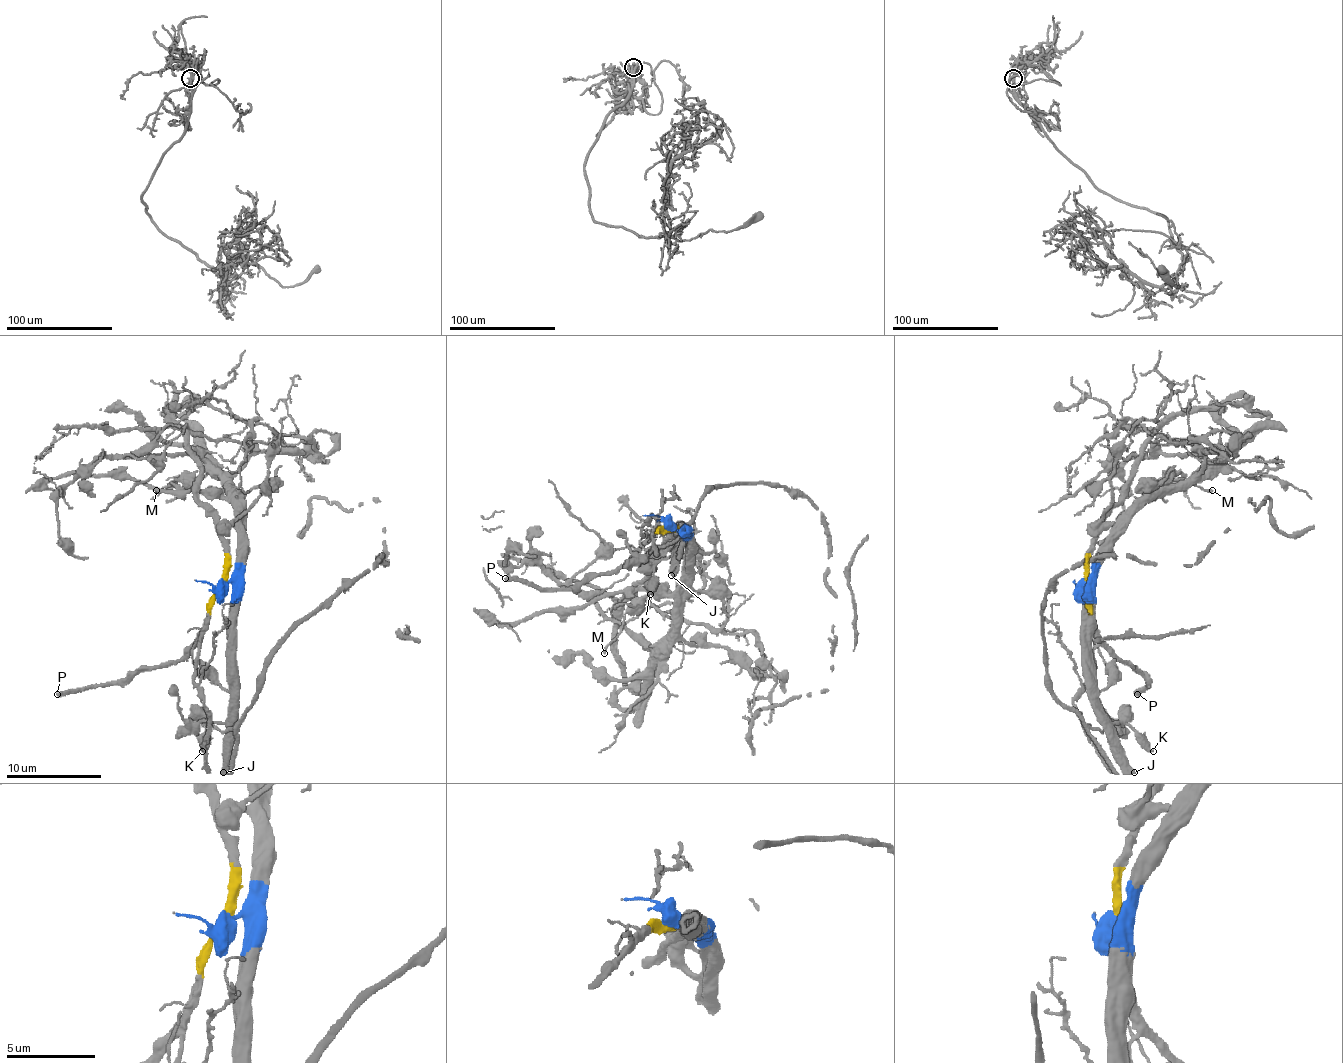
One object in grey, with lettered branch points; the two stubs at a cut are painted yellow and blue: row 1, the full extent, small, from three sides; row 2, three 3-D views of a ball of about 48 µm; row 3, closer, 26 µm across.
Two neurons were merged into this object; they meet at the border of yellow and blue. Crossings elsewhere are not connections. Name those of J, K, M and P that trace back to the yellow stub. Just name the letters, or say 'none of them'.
P

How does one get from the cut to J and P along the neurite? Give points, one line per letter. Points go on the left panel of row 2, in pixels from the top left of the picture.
J: (220, 585), (232, 585), (227, 623), (230, 766), (222, 773)
P: (220, 585), (211, 606), (208, 628), (180, 659), (165, 666), (142, 666), (123, 680), (56, 694)

